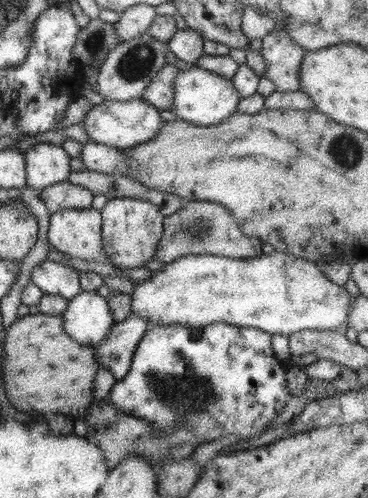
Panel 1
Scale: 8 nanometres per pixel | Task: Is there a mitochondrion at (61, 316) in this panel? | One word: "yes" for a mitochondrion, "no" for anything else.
no

